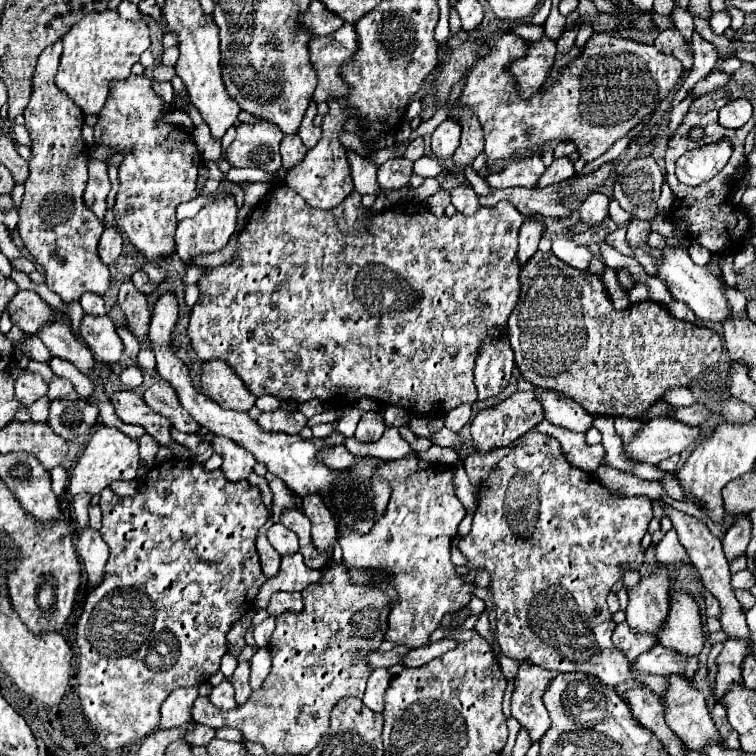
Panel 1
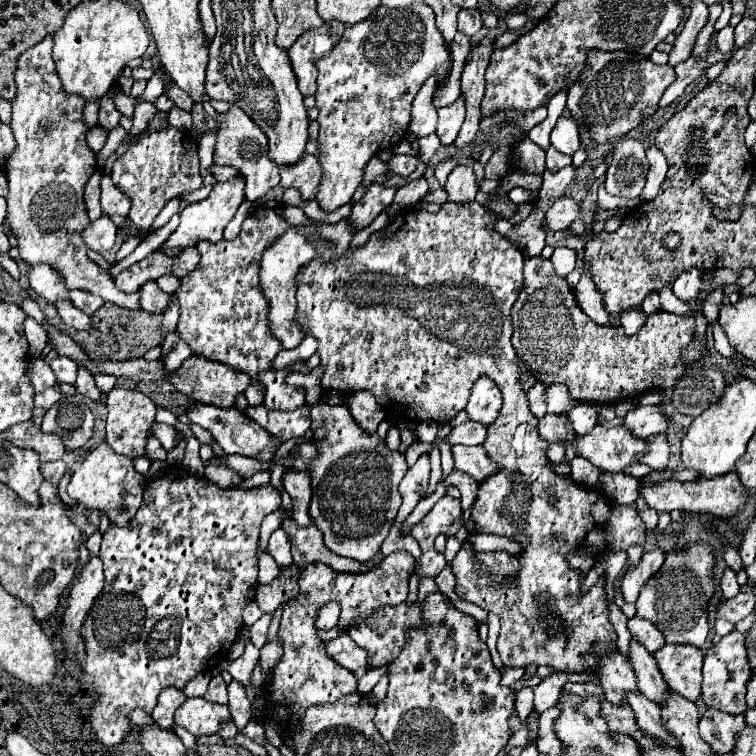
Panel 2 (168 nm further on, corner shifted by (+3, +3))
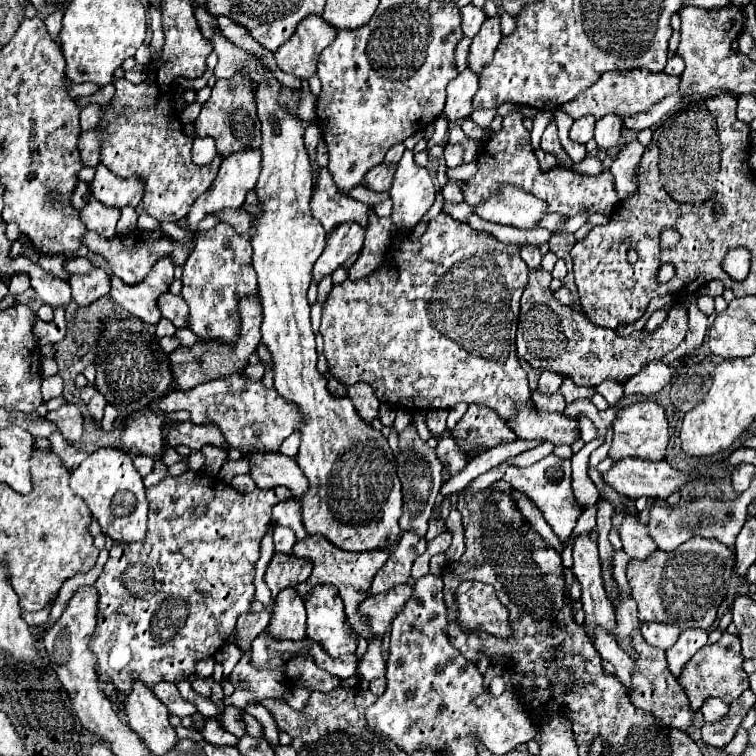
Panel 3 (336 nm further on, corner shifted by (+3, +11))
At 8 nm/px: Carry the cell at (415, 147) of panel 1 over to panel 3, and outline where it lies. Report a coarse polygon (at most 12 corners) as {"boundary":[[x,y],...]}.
{"boundary":[[381,163],[363,177],[373,191],[389,191],[397,163]]}

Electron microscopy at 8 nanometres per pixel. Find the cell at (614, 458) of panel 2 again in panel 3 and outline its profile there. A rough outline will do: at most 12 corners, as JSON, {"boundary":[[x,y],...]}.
{"boundary":[[525,405],[509,421],[519,439],[573,445],[575,417],[541,415]]}

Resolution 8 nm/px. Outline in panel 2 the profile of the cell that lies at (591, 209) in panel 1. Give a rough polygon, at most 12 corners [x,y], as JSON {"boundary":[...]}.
{"boundary":[[571,197],[555,201],[543,219],[547,231],[563,231],[579,217]]}

